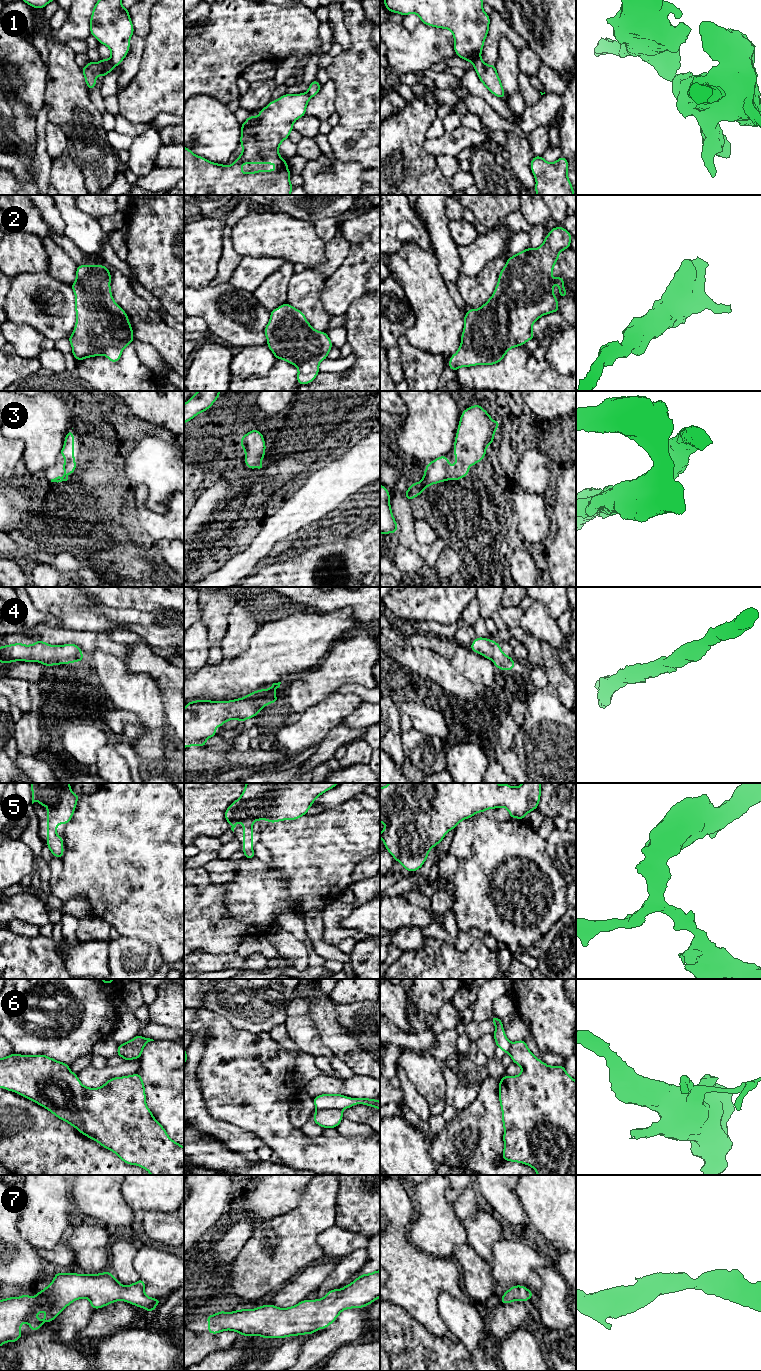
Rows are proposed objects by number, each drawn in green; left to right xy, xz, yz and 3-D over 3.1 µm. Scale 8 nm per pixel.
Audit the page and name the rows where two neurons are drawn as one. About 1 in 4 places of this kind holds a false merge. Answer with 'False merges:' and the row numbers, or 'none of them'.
False merges: 1, 6

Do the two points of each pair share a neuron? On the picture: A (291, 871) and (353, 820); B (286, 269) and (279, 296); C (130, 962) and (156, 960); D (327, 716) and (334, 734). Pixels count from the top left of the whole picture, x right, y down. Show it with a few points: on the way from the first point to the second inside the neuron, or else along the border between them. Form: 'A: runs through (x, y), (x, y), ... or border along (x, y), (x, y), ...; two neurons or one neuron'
A: runs through (306, 866), (338, 835); one neuron
B: runs through (282, 276), (279, 280), (279, 289); one neuron
C: runs through (136, 960), (150, 960); one neuron
D: border along (341, 724), (334, 727), (319, 743); two neurons

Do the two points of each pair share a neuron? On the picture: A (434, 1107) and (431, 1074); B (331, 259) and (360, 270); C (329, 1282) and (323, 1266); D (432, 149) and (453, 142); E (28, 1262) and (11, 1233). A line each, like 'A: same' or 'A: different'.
A: same
B: different
C: different
D: same
E: same

